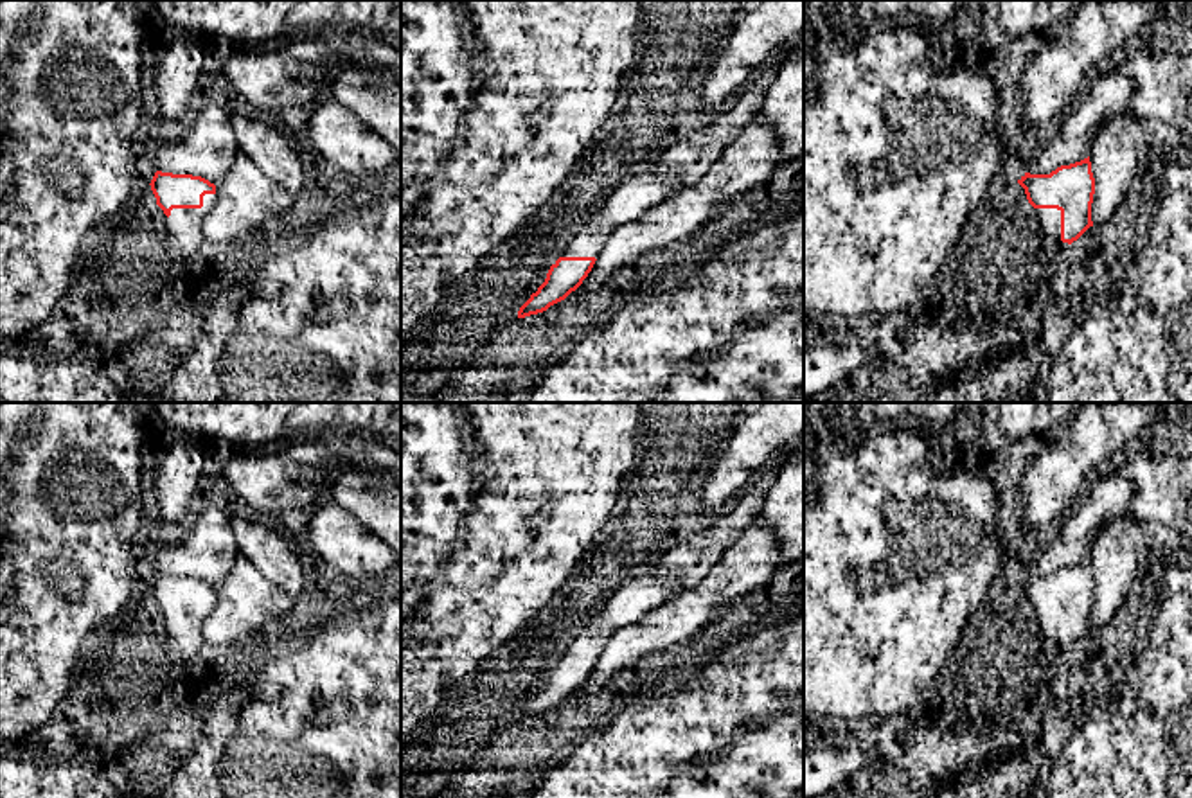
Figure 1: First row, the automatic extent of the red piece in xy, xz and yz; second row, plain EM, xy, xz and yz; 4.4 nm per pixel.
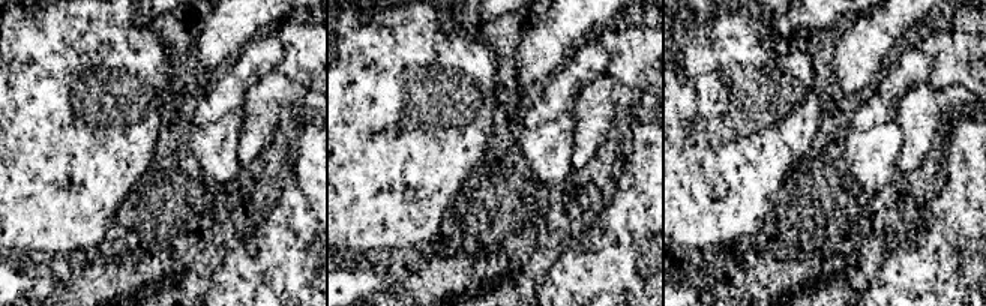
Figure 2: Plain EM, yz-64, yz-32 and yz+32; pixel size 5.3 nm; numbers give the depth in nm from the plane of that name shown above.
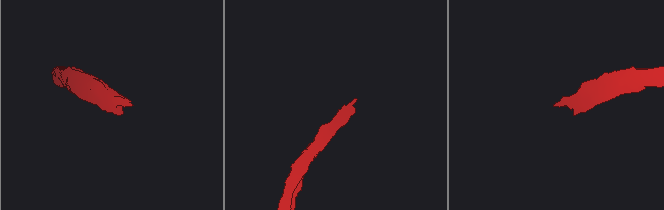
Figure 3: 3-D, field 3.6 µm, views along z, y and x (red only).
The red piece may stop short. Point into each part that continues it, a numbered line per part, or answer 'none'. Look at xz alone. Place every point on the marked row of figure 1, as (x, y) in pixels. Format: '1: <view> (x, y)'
1: xz (635, 195)

